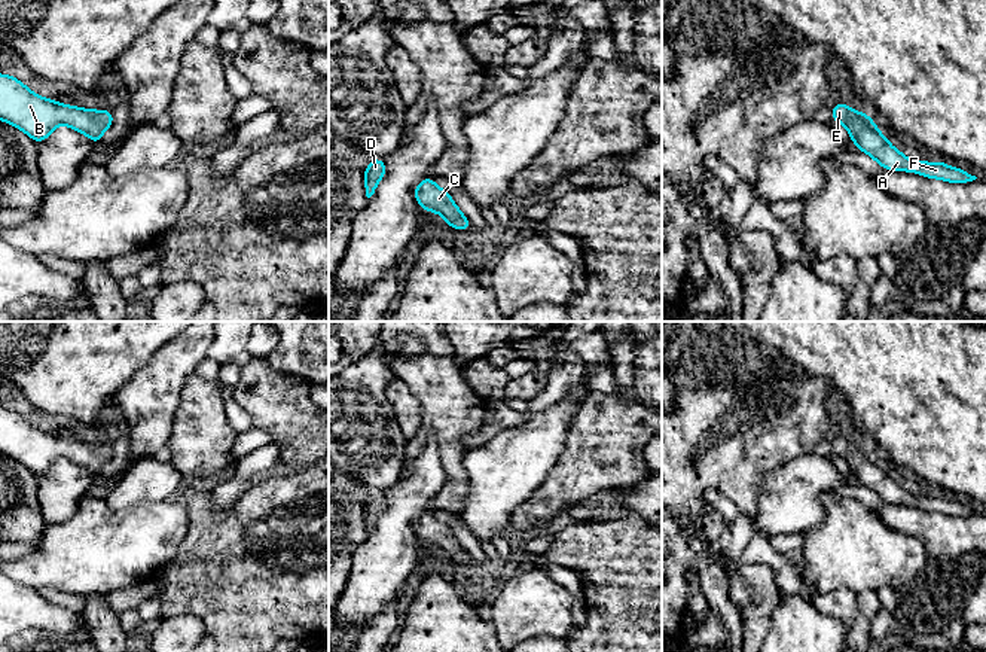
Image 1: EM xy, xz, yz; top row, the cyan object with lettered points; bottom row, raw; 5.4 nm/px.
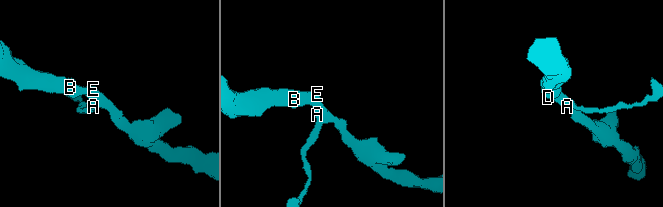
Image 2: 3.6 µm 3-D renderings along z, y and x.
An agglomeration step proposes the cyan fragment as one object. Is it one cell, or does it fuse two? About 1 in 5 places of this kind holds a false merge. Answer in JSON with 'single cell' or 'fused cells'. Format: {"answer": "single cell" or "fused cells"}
{"answer": "single cell"}

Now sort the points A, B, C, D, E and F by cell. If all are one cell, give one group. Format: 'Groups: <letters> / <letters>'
Groups: A B C D E F

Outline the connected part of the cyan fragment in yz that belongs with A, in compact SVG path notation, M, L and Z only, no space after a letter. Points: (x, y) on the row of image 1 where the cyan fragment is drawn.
M837 103L831 109L831 118L834 122L840 122L846 127L858 149L870 155L882 168L894 171L912 171L929 179L940 179L950 183L970 183L976 180L976 176L970 173L949 167L938 161L928 164L925 159L915 162L904 156L903 152L891 146L888 138L880 134L876 124L867 113L860 113L843 103Z

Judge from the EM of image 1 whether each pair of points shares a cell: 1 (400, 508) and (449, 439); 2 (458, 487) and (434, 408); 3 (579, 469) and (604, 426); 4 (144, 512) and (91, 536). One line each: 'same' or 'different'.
1: different
2: same
3: same
4: same

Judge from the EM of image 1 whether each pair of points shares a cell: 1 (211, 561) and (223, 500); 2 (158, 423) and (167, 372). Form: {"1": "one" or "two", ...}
{"1": "two", "2": "one"}

